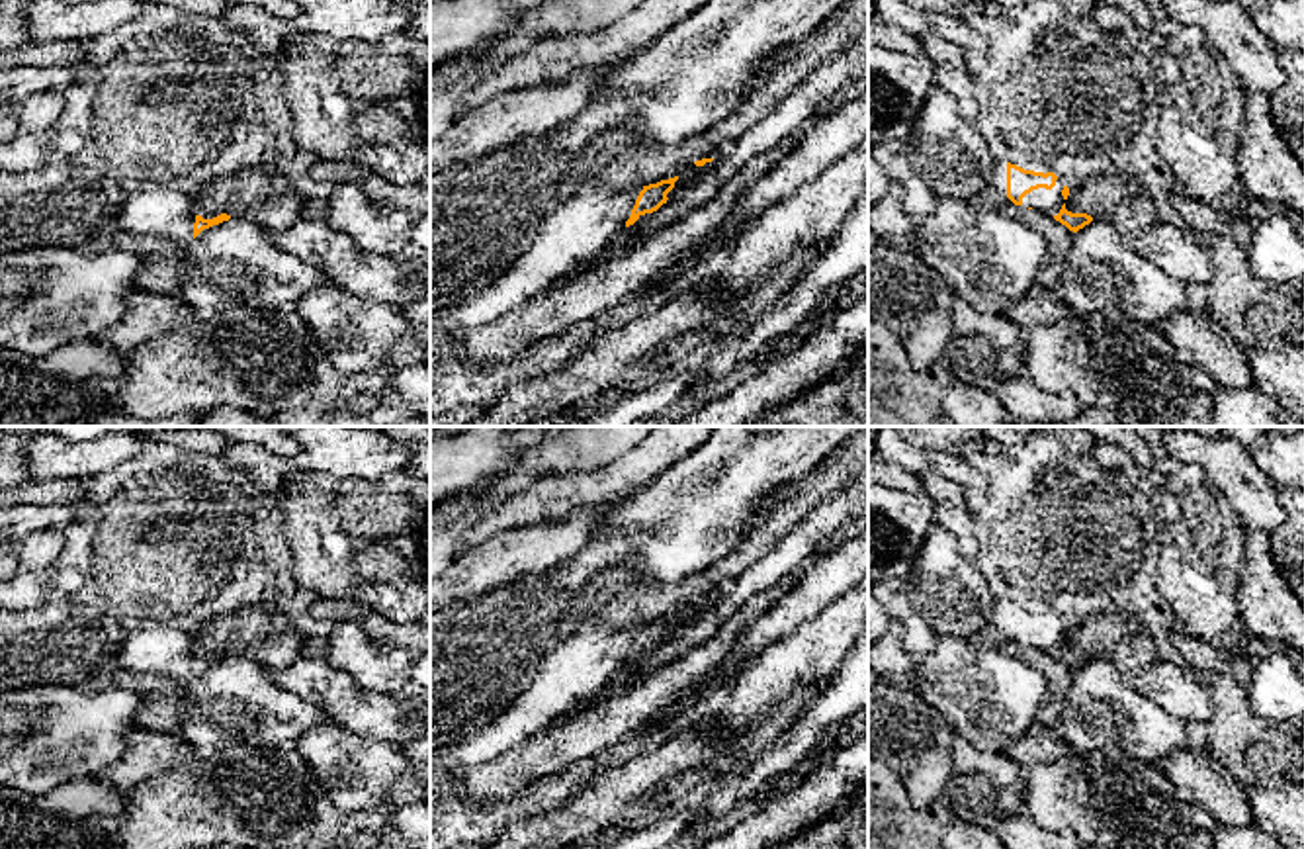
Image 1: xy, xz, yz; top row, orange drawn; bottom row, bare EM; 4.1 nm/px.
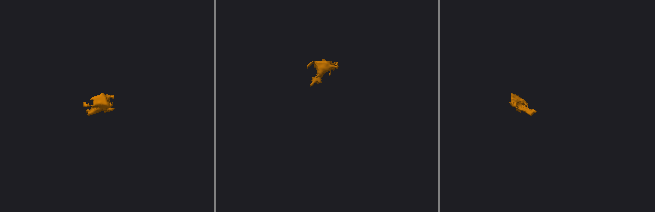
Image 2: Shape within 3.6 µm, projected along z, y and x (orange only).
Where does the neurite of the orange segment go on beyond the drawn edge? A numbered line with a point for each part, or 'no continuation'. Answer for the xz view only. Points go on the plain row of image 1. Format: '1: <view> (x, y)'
1: xz (581, 666)

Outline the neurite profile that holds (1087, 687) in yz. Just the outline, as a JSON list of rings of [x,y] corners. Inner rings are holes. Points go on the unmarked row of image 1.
[[[1105,657],[1073,671],[1056,730],[1073,751],[1122,751],[1157,765],[1169,751],[1196,747],[1185,722],[1132,689]]]

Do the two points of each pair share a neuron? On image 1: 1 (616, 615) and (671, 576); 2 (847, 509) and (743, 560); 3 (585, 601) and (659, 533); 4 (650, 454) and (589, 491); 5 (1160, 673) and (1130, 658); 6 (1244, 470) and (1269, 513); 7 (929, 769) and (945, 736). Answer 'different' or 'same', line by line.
1: different
2: different
3: different
4: same
5: different
6: same
7: same

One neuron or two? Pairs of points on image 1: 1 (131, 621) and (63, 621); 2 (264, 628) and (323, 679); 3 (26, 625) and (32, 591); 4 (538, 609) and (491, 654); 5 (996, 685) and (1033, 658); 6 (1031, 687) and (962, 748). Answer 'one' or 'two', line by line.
1: two
2: two
3: two
4: one
5: two
6: two

